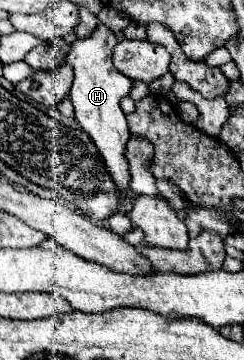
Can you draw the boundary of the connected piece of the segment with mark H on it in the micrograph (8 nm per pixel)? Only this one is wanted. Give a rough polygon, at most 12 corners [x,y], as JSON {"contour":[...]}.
{"contour":[[100,24],[72,42],[70,100],[128,214],[130,140],[120,100],[132,80],[112,64]]}

